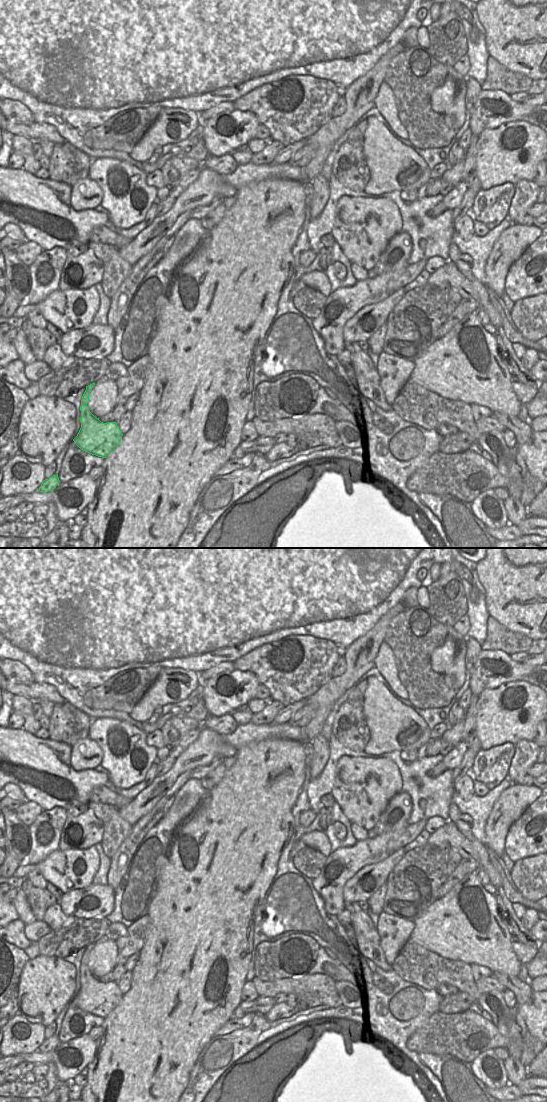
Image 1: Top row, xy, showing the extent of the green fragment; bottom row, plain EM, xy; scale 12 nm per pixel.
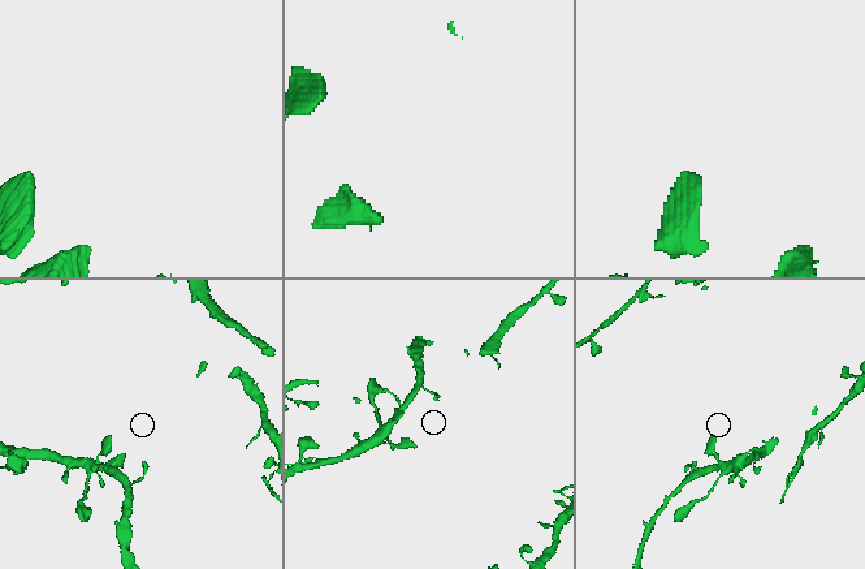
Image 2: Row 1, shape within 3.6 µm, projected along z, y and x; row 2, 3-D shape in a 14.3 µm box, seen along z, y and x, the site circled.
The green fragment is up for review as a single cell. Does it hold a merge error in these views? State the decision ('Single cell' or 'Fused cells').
Single cell.

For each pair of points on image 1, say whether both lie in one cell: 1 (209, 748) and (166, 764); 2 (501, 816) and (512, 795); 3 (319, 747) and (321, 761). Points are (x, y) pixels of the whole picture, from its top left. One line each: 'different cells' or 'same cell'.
1: different cells
2: same cell
3: same cell

